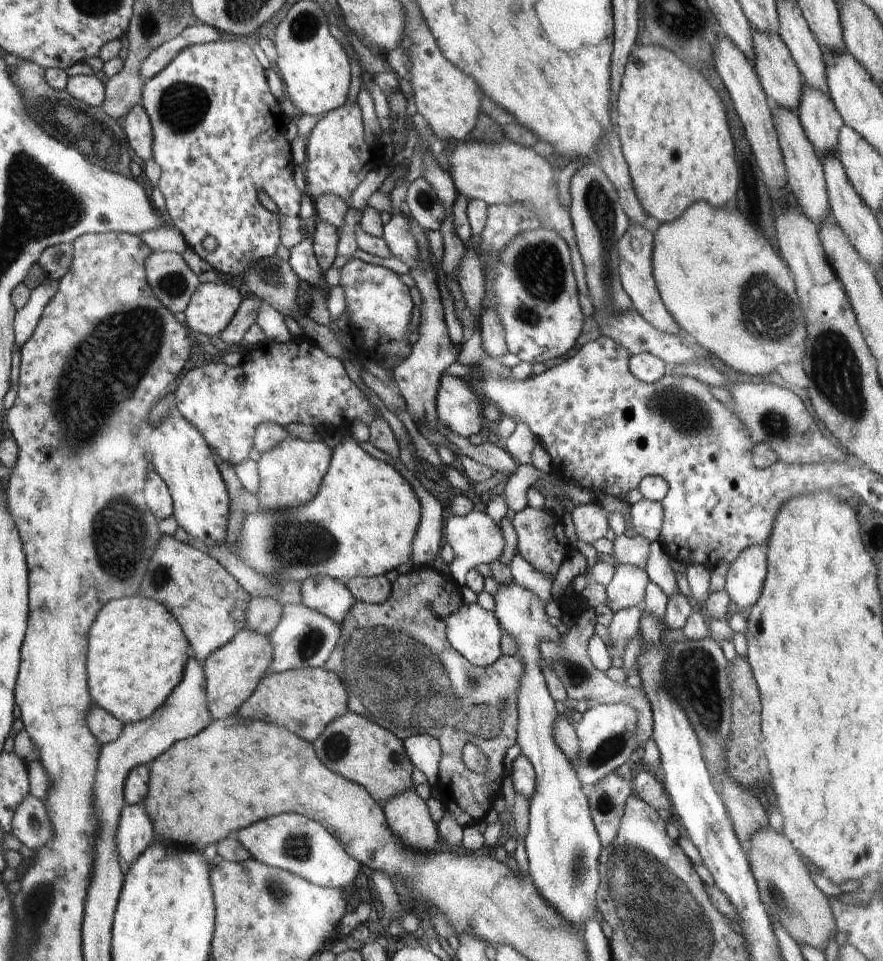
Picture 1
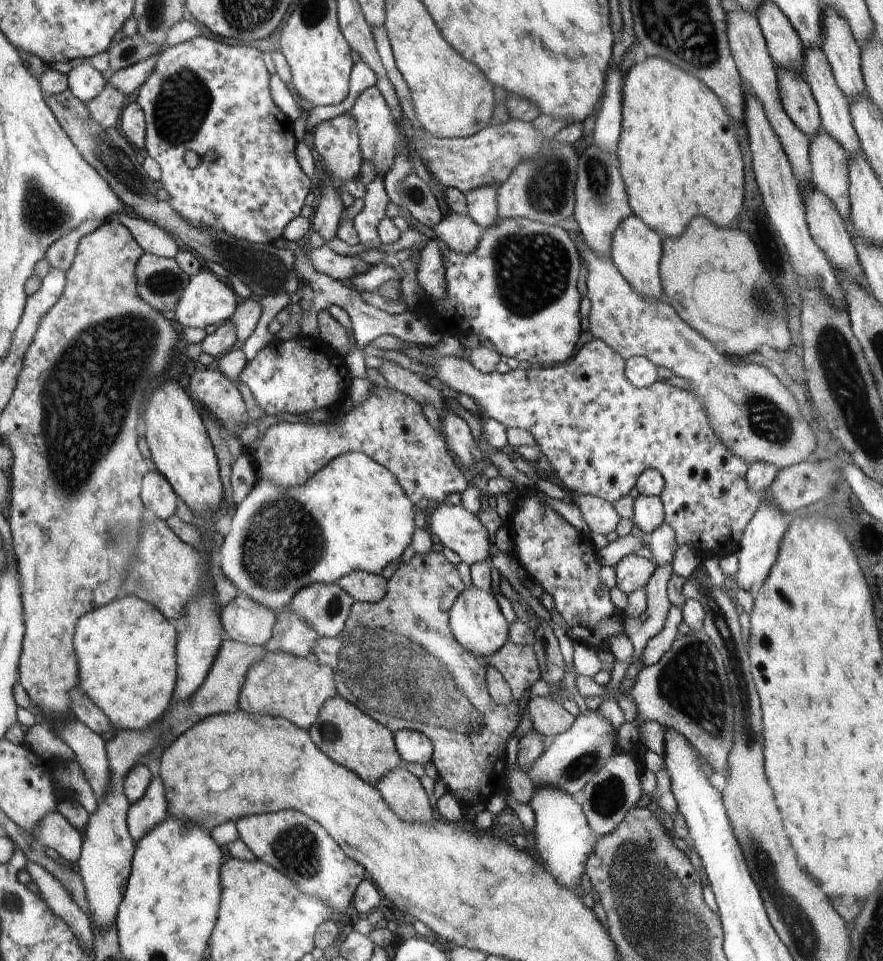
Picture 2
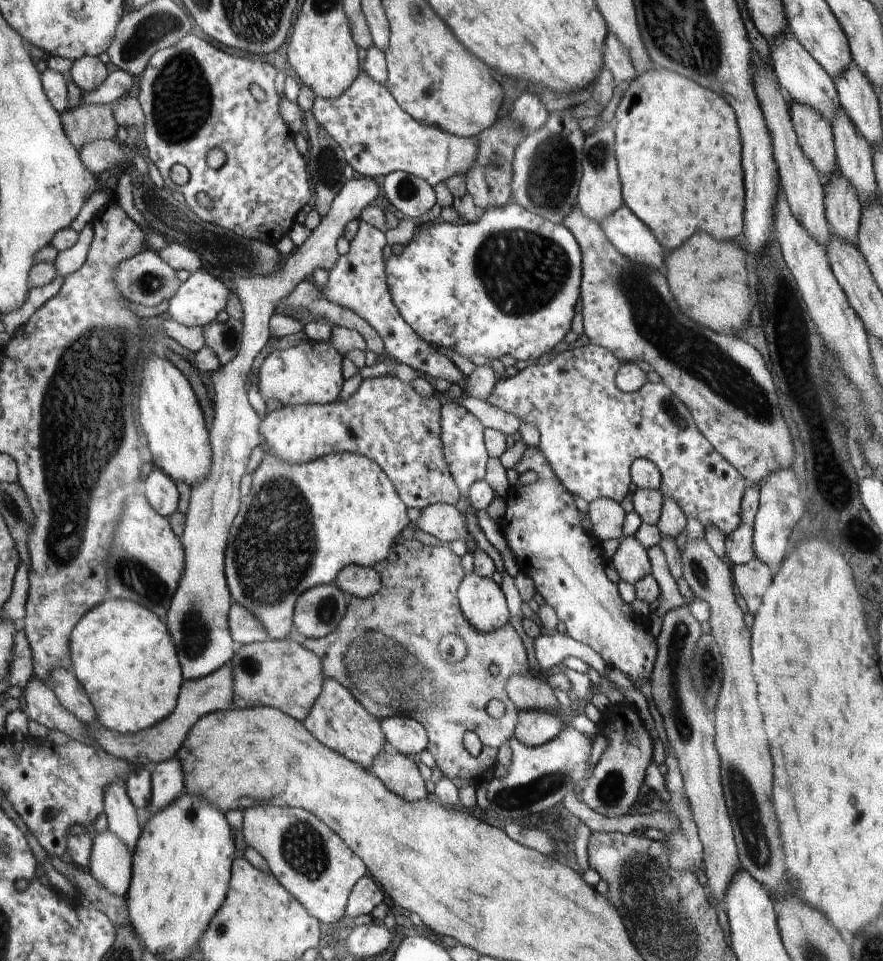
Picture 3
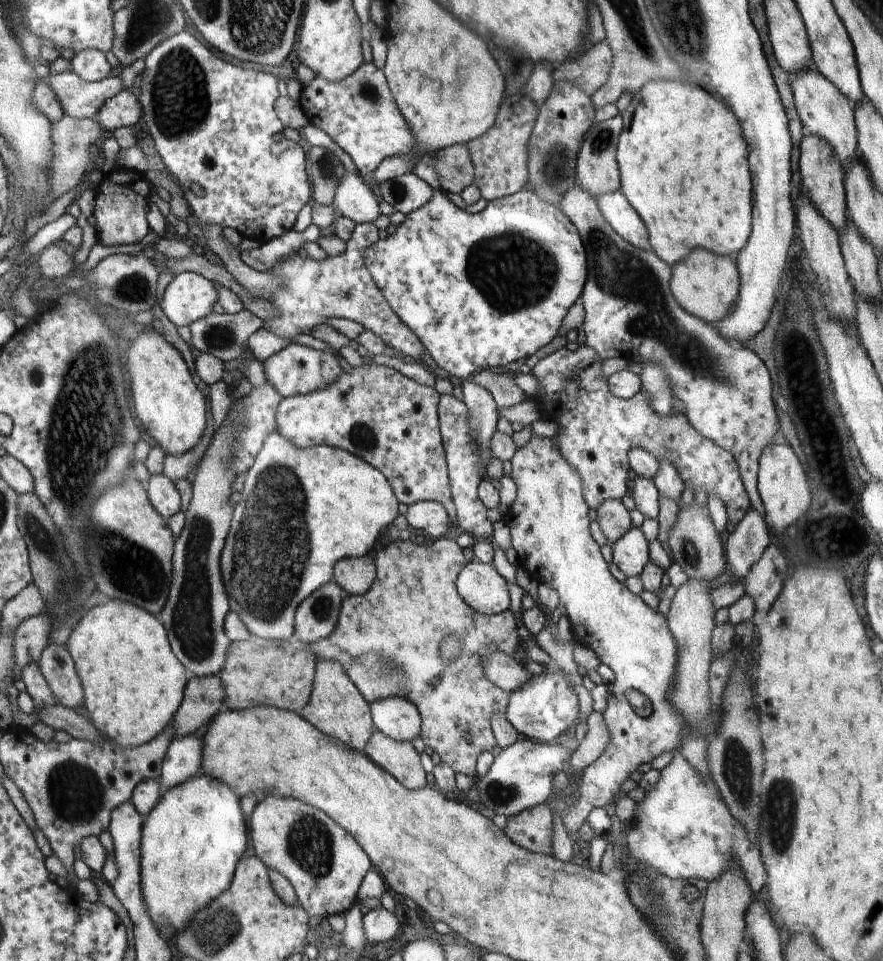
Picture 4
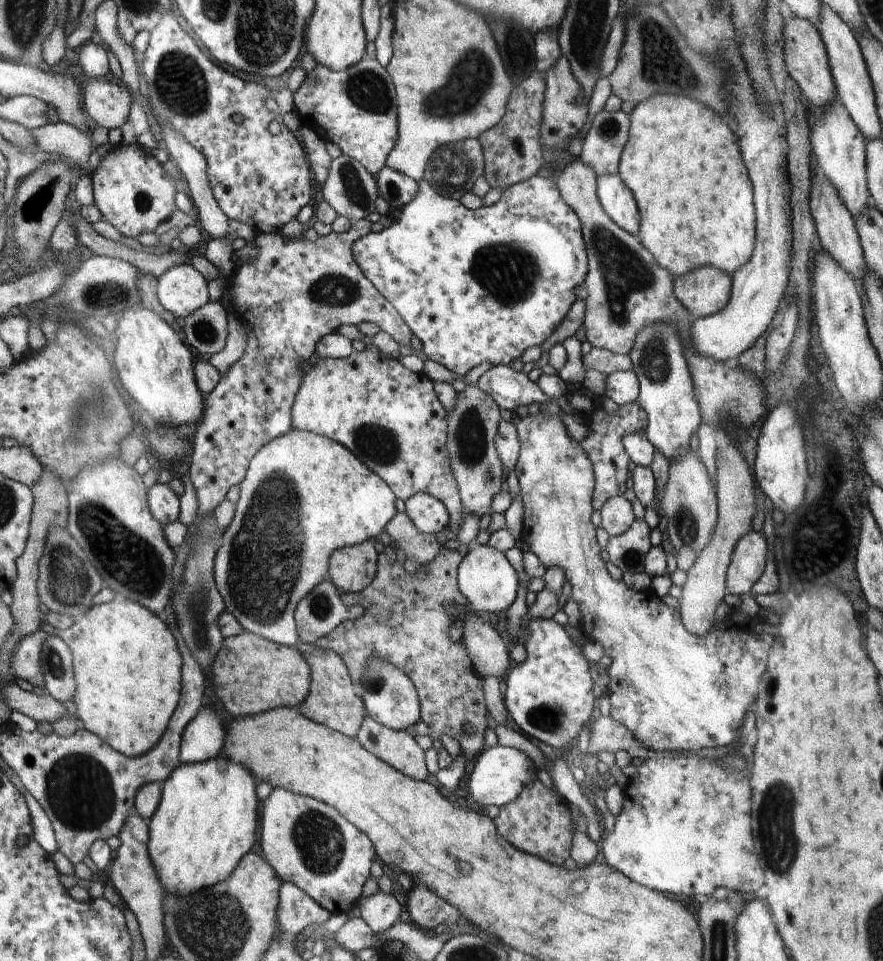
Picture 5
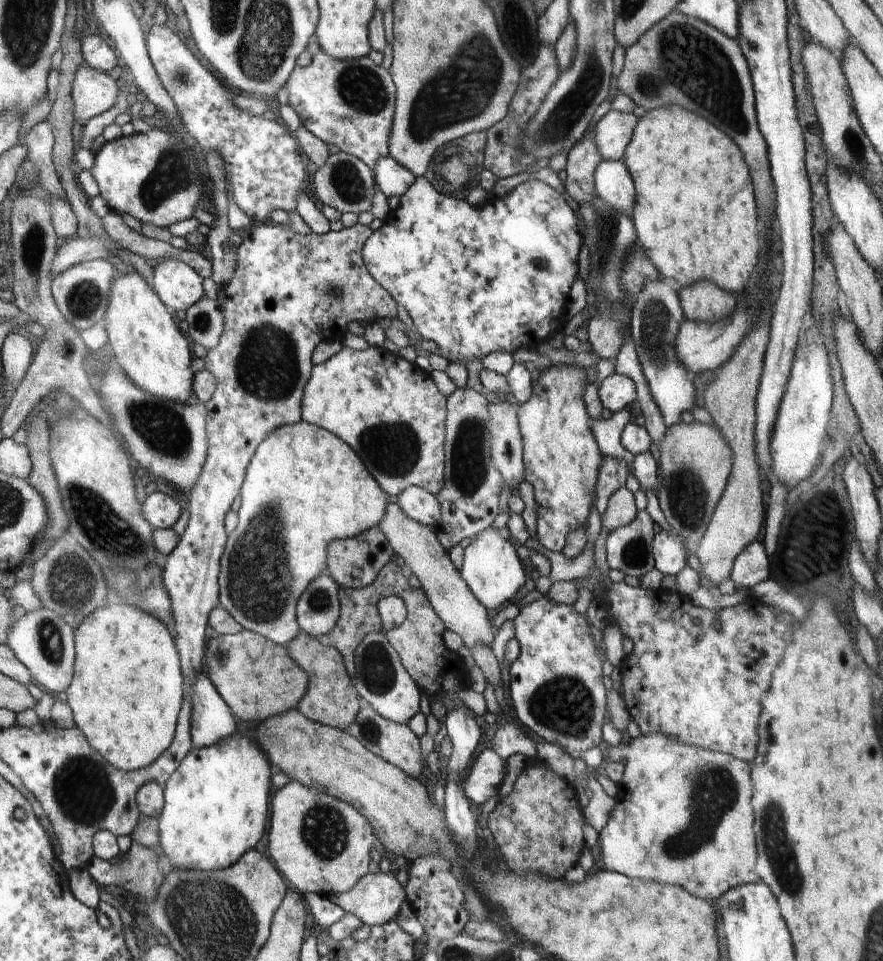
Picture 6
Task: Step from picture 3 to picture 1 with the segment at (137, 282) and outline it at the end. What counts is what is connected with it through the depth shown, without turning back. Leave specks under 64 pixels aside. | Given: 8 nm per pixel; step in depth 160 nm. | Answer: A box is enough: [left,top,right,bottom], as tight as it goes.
[146,251,201,314]

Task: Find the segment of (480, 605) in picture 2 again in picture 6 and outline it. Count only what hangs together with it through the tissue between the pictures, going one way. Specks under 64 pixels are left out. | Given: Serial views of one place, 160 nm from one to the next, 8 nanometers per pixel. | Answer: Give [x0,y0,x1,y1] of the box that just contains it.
[460,526,524,610]

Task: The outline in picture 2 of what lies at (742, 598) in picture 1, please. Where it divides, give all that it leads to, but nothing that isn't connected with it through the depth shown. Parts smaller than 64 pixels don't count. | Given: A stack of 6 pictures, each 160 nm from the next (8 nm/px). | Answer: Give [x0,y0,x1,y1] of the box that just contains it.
[732,503,790,593]

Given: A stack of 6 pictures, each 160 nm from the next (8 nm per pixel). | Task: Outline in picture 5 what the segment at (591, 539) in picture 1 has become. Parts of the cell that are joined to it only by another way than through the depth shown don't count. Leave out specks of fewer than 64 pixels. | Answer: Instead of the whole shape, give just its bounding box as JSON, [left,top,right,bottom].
[601,495,634,537]

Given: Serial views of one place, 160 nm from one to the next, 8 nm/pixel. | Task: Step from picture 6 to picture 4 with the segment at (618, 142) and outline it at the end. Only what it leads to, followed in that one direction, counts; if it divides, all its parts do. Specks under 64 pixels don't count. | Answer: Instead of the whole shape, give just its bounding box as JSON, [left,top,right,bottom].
[576,114,624,198]

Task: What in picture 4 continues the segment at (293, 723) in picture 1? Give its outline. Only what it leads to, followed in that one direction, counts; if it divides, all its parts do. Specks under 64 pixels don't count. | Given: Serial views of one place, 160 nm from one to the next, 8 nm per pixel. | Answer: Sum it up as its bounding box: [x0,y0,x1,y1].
[218,637,317,714]

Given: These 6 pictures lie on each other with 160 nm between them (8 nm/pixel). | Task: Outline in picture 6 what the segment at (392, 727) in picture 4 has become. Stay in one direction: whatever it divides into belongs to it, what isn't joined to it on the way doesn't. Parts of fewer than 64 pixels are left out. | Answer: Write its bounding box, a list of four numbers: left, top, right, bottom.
[354,632,420,724]

